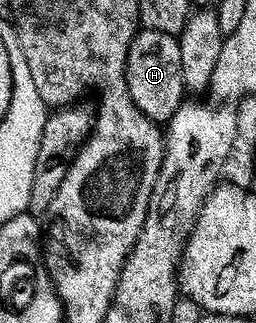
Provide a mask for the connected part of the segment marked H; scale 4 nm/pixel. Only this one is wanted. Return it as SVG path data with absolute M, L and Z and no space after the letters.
M138 30L127 53L125 76L131 101L135 101L135 105L139 105L139 109L159 125L168 123L175 109L179 109L179 105L186 98L187 88L181 72L179 45L177 39L167 33Z

